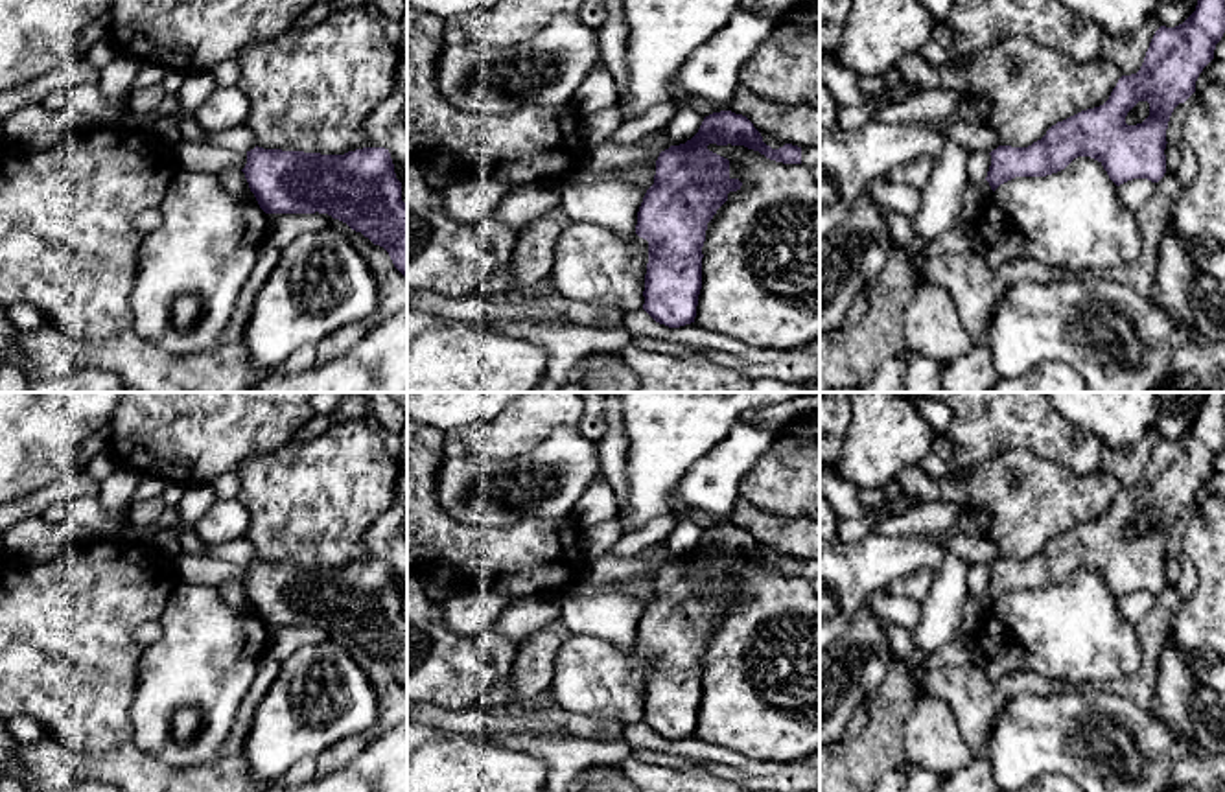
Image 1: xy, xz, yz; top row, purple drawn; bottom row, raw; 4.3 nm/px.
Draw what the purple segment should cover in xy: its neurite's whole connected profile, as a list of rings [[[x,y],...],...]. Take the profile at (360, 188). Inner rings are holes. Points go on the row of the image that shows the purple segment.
[[[256,146],[241,171],[265,214],[328,214],[383,247],[407,278],[407,204],[389,149],[321,155]]]

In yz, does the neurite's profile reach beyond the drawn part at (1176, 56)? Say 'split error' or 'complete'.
complete

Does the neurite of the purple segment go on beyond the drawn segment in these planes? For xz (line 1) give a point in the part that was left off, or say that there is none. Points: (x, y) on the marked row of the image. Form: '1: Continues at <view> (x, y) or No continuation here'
1: No continuation here

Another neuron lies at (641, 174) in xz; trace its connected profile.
[[[669,140],[669,146],[659,149],[659,151],[650,151],[639,164],[634,164],[630,168],[623,169],[612,169],[608,173],[626,179],[634,184],[639,184],[643,188],[650,188],[654,184],[654,175],[656,175],[656,160],[661,151],[669,149],[672,144]]]

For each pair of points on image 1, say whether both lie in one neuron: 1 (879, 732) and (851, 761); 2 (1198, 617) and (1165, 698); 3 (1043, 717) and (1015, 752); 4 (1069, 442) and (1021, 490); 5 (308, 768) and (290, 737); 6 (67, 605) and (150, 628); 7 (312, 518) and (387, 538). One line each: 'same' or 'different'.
1: same
2: different
3: same
4: different
5: different
6: different
7: different

